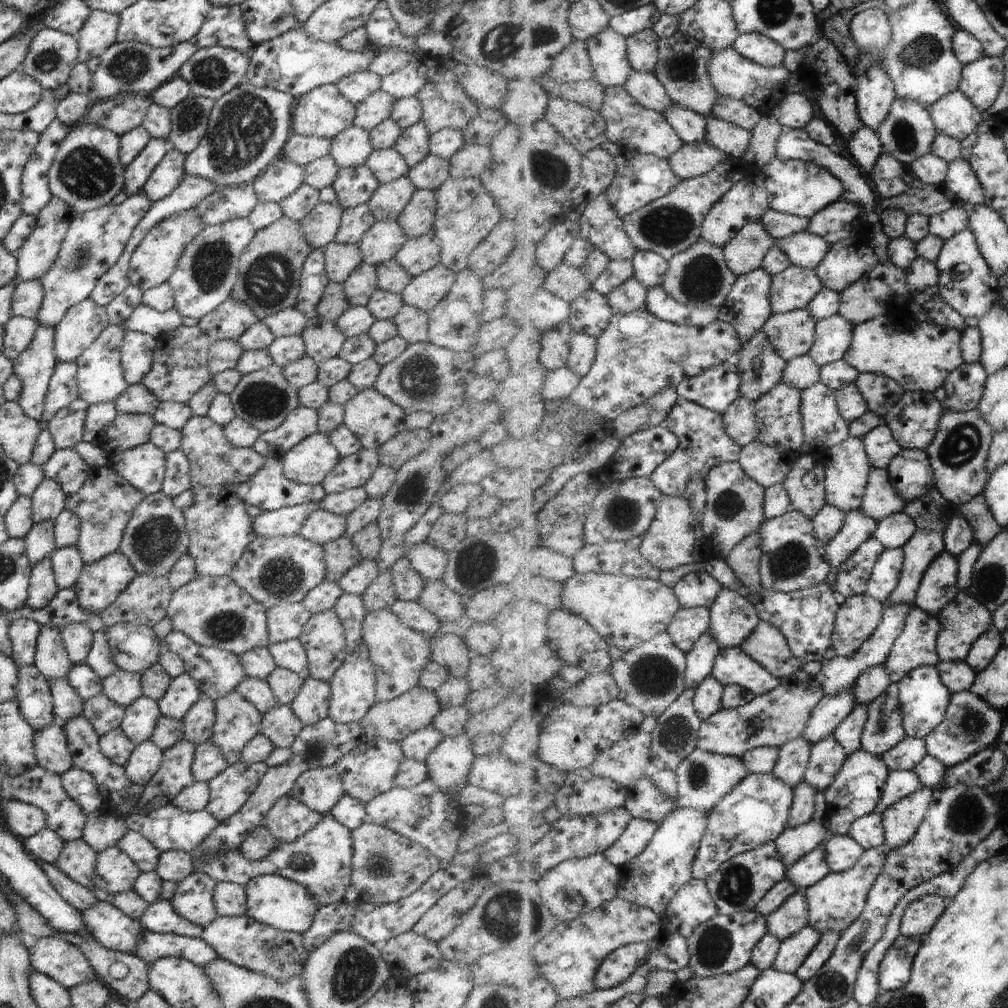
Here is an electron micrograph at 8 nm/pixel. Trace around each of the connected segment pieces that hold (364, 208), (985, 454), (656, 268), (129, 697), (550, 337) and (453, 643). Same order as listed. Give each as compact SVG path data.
M366 203L344 209L335 242L342 245L358 245L364 234L376 222Z
M948 409L935 442L926 450L930 456L937 488L944 497L962 508L987 491L991 480L991 451L995 444L995 427L982 410Z
M642 249L635 255L635 276L648 288L660 287L665 284L669 272L669 262L655 251Z
M119 669L103 682L103 694L113 702L126 708L143 696L140 673Z
M568 322L543 334L541 362L546 364L544 367L549 372L569 367L574 332L576 332L576 330L572 327L572 324Z
M451 633L433 635L431 638L431 661L444 666L456 677L466 677L470 656L464 640Z

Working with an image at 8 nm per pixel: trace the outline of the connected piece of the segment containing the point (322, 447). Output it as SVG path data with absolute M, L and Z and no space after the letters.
M317 433L294 446L280 462L288 480L302 485L318 485L340 460L329 436Z

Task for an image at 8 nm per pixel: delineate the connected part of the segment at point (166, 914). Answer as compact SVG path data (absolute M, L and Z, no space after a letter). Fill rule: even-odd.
M167 901L150 903L139 919L145 930L154 933L167 933L184 937L200 937L203 928L180 917Z

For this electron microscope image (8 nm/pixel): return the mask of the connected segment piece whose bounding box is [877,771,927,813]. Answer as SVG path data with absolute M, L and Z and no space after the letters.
M892 771L887 783L887 791L884 792L877 811L884 813L888 808L894 807L924 788L927 787L915 771Z

